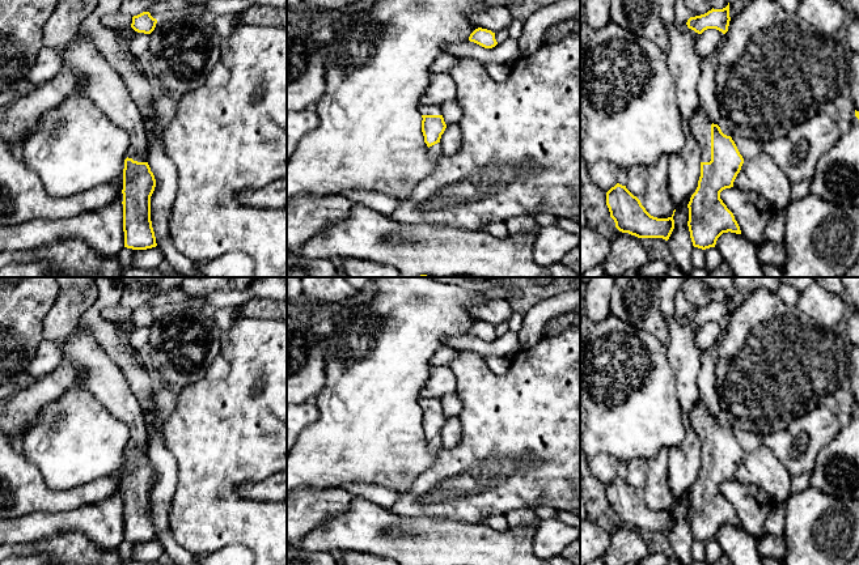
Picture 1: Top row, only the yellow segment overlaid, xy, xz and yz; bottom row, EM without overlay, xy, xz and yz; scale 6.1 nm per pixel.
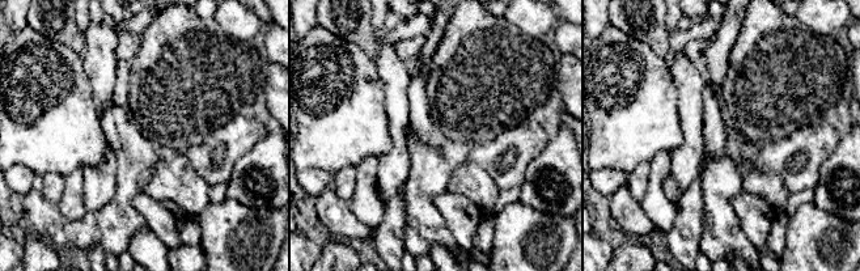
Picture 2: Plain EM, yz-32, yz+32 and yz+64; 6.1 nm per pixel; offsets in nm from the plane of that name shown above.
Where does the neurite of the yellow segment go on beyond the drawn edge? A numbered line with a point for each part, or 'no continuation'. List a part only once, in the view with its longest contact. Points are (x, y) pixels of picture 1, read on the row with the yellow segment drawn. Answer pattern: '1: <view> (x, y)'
1: yz (701, 126)

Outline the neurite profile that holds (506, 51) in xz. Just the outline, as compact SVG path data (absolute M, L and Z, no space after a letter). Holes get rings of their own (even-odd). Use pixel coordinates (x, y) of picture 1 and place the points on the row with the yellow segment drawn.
M508 38L492 48L484 48L474 42L464 41L444 46L444 52L454 58L469 58L478 60L484 67L490 63L505 64L516 61L521 54L517 41Z

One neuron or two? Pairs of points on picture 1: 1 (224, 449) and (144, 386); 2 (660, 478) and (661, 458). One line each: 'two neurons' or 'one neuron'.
1: two neurons
2: one neuron

